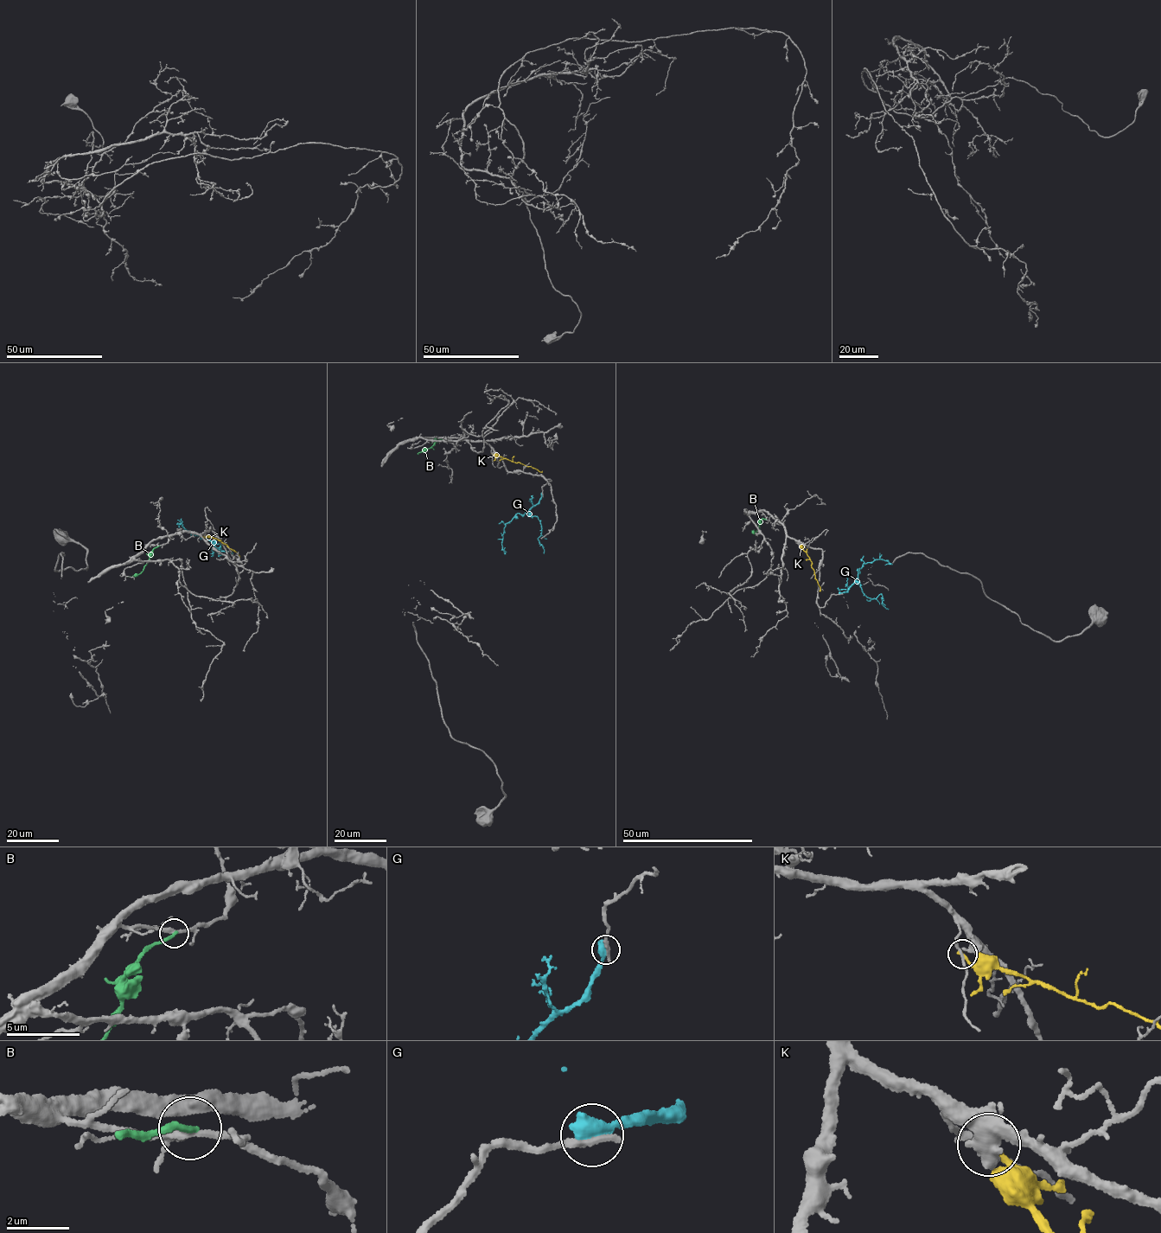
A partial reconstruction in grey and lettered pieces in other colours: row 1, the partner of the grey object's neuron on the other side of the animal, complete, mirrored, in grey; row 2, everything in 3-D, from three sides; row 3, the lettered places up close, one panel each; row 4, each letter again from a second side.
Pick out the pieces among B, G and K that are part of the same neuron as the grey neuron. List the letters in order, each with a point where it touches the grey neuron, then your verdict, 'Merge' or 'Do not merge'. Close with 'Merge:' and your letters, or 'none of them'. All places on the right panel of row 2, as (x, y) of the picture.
B: Touches grey at (766, 519). Do not merge
G: Touches grey at (840, 593). Do not merge
K: Touches grey at (799, 543). Do not merge
Merge: none of them

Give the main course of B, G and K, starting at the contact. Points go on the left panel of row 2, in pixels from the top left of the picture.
B: (158, 546), (155, 547), (142, 571), (127, 576)
G: (232, 553), (220, 550), (204, 534), (188, 532), (178, 523), (180, 527)
K: (201, 535), (219, 539), (239, 557)

